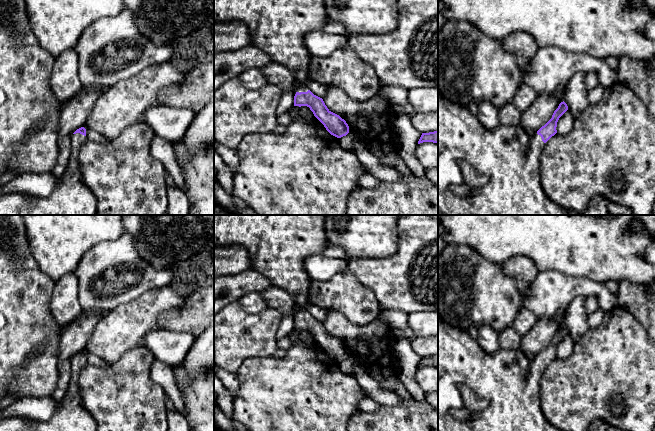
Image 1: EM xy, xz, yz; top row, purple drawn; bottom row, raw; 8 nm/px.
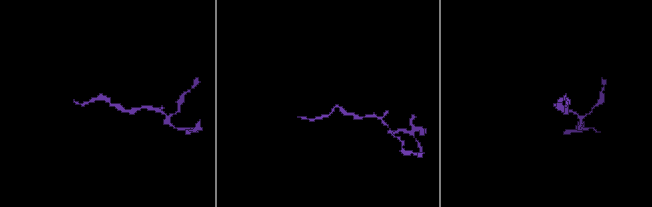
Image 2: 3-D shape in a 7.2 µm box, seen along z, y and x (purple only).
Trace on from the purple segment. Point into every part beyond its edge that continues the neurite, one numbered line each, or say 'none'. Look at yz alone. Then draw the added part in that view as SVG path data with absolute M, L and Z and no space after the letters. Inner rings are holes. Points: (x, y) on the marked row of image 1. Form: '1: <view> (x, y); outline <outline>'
1: yz (472, 68); outline M446 20L445 24L438 32L438 215L569 215L568 211L553 202L544 192L539 174L539 155L544 142L540 135L536 133L530 135L521 126L500 125L495 130L485 130L479 123L477 117L469 111L470 103L481 103L492 101L499 109L506 103L513 102L513 98L521 84L520 70L517 65L515 55L507 52L501 45L501 40L495 40L483 34L475 25L463 21ZM468 163L478 174L486 175L490 178L487 185L474 189L466 197L458 194L456 189L464 185L463 173L459 164Z

